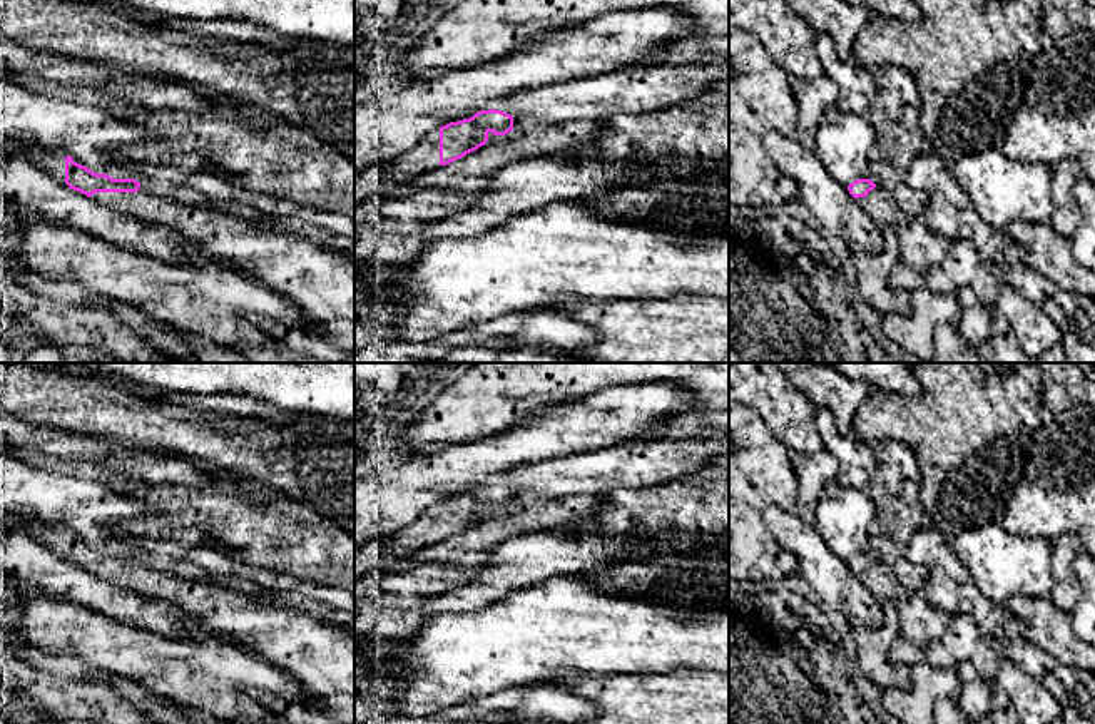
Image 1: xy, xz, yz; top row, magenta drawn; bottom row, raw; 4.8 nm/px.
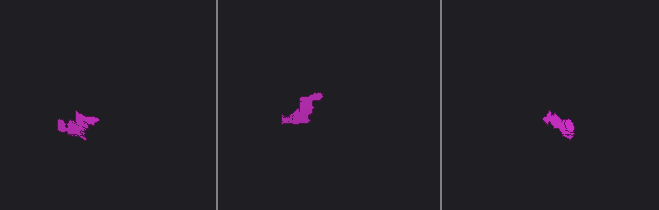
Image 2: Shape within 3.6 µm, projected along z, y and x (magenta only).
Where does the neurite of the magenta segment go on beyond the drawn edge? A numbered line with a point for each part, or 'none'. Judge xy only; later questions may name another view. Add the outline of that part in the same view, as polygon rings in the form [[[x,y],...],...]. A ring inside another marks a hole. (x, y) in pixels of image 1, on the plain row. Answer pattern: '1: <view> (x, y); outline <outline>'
1: xy (52, 535); outline [[[0,513],[0,520],[7,525],[25,528],[33,538],[50,547],[55,553],[65,558],[65,527],[52,525],[40,520],[20,520],[13,513]]]
2: xy (318, 656); outline [[[142,560],[137,567],[95,567],[92,574],[115,587],[140,594],[147,599],[169,602],[189,619],[199,620],[206,632],[216,639],[232,642],[266,659],[284,670],[309,701],[308,706],[321,712],[329,711],[339,724],[354,724],[354,627],[329,624],[308,610],[264,605],[249,595],[224,589],[209,582],[194,582],[147,567]]]

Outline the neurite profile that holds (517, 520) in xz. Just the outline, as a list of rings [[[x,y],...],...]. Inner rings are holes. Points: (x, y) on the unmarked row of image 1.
[[[575,495],[560,502],[547,500],[532,507],[513,503],[500,515],[486,515],[485,520],[461,533],[418,550],[405,558],[400,567],[411,568],[420,563],[441,563],[475,568],[485,563],[486,555],[507,538],[568,528],[590,517],[600,503],[602,497],[593,495]]]

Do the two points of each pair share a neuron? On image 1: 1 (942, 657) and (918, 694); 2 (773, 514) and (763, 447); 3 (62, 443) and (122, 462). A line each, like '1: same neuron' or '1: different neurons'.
1: different neurons
2: different neurons
3: same neuron

